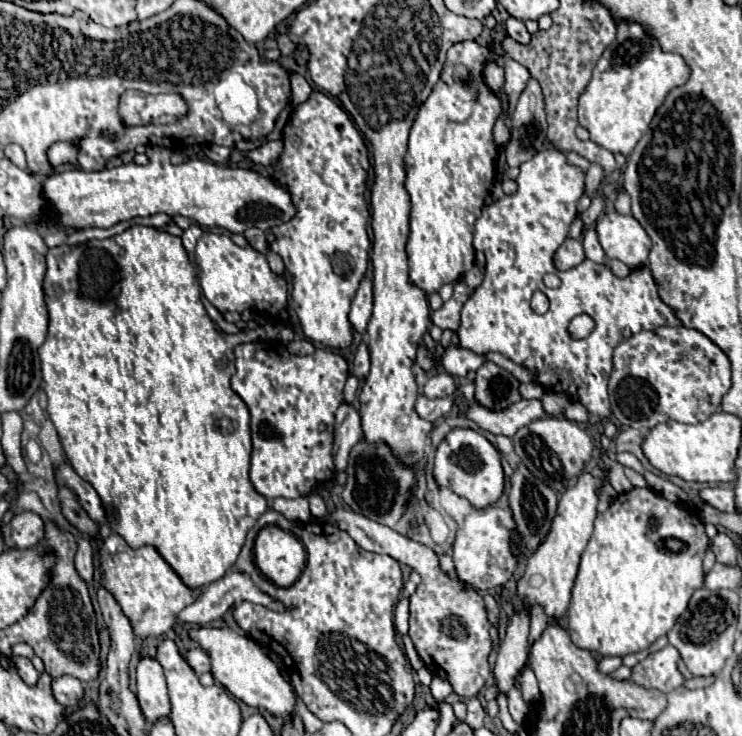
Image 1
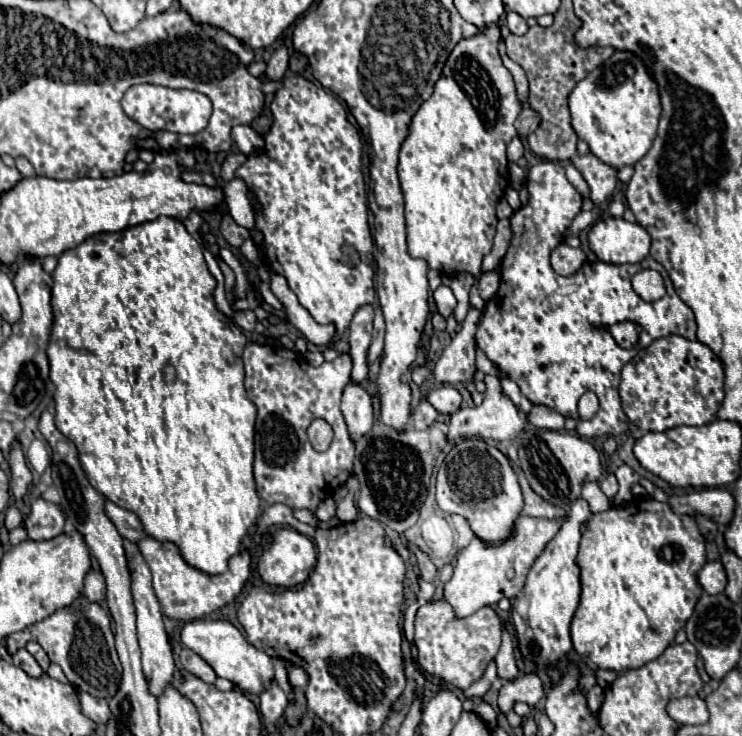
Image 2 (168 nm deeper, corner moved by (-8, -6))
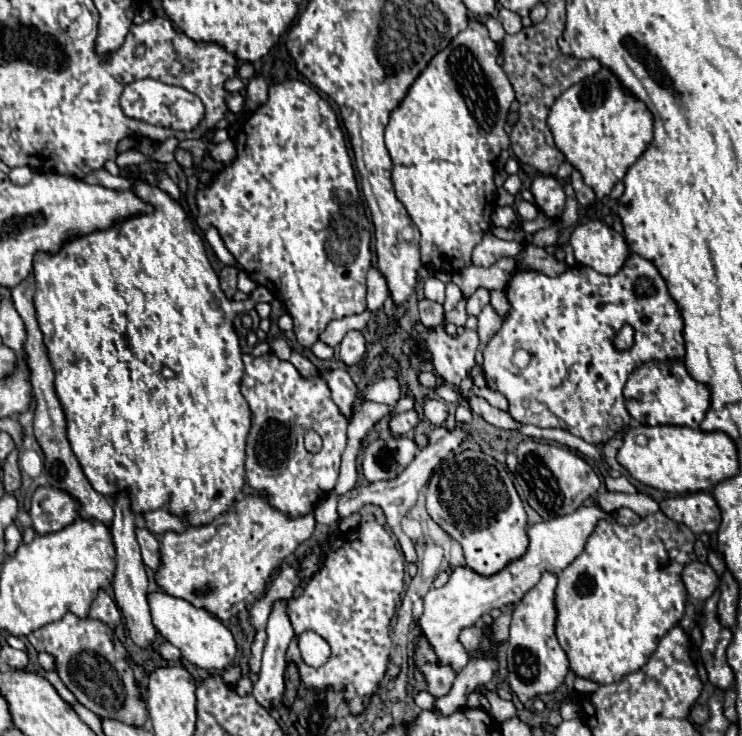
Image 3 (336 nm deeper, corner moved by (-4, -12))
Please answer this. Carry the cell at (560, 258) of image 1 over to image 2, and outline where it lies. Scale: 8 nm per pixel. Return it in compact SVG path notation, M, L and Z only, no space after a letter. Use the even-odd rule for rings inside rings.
M560 244L552 252L552 268L560 276L572 276L576 274L586 262L586 254L582 248L570 248L568 244Z

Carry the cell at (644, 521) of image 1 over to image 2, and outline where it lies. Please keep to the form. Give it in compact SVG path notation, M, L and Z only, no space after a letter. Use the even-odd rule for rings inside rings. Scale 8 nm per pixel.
M654 498L632 500L626 506L612 506L606 512L594 514L582 536L582 550L578 552L582 594L570 626L578 656L594 670L606 668L616 672L640 668L658 658L672 644L674 634L684 628L704 592L698 582L698 572L704 564L706 546L696 520L688 514L676 516L664 502Z

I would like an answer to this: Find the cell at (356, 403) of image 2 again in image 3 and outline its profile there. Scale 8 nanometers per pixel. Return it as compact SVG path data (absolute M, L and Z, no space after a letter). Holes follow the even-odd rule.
M334 368L334 370L320 370L320 378L328 384L328 388L332 392L332 400L336 402L340 412L344 416L350 416L356 396L358 396L358 388L352 382L350 374L342 368Z

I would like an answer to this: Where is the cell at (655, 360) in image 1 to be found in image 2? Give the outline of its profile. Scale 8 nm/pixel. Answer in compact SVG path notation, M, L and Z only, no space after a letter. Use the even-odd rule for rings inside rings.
M666 336L642 348L624 368L620 382L622 408L632 424L642 432L666 432L676 426L704 426L716 420L716 412L724 400L724 366L720 358L702 342L686 340L682 336Z

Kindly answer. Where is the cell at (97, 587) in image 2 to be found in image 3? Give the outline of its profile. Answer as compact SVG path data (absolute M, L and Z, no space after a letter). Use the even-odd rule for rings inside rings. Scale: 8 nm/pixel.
M98 592L96 600L92 602L92 608L90 608L90 618L96 618L100 622L104 622L106 626L110 626L112 630L122 622L122 612L120 608L116 606L116 602L110 598L108 592Z

